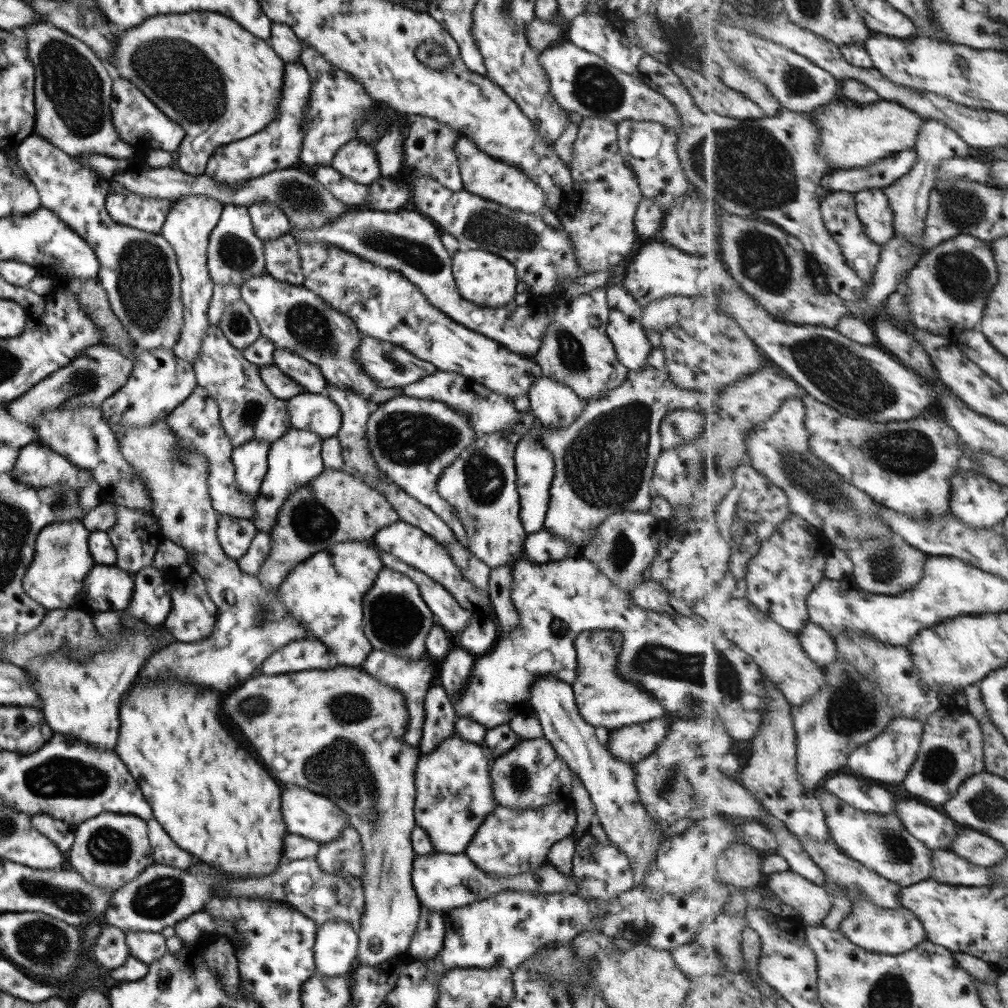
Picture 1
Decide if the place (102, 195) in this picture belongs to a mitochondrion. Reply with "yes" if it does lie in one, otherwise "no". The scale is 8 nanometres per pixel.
no

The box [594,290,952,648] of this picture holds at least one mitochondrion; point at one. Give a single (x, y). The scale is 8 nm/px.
(833, 369)

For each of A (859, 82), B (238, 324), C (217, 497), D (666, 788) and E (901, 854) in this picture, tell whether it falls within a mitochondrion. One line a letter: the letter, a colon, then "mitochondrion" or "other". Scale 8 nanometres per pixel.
A: other
B: mitochondrion
C: other
D: mitochondrion
E: mitochondrion

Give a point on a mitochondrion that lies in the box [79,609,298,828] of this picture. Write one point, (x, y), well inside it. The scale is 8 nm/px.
(253, 706)

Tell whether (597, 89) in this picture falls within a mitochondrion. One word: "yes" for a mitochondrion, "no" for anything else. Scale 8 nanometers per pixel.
yes

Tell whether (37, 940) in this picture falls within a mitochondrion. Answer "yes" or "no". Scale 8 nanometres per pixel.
yes

